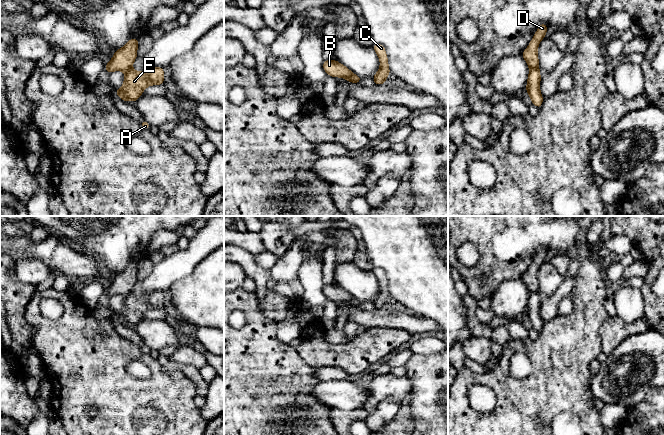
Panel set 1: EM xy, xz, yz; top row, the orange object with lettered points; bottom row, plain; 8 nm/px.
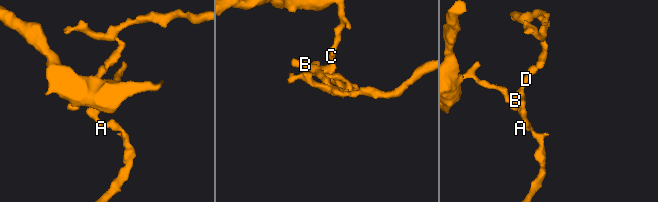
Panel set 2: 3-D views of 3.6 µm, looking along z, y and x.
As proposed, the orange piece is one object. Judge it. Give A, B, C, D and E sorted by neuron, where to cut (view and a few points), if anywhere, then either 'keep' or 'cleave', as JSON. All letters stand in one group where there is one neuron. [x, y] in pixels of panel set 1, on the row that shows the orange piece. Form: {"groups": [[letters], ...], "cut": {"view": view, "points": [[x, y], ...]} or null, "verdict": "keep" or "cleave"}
{"groups": [["A", "C", "E"], ["B", "D"]], "cut": {"view": "yz", "points": [[538, 67], [530, 69]]}, "verdict": "cleave"}

